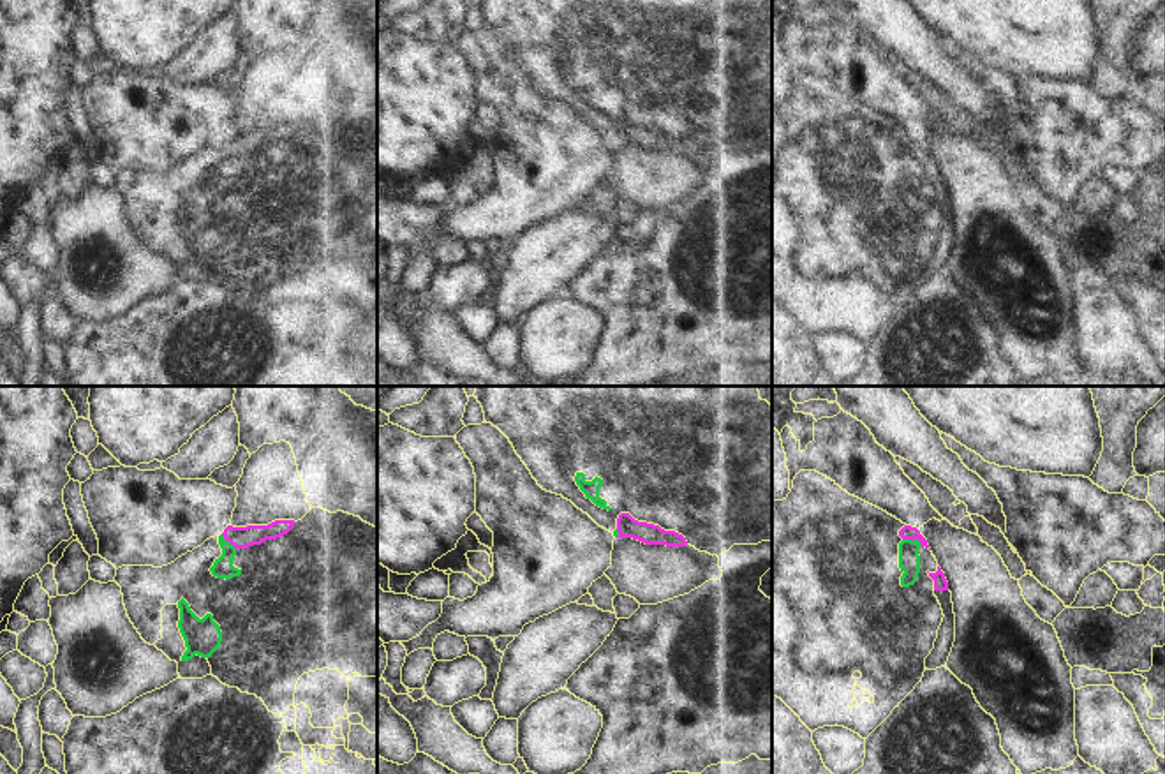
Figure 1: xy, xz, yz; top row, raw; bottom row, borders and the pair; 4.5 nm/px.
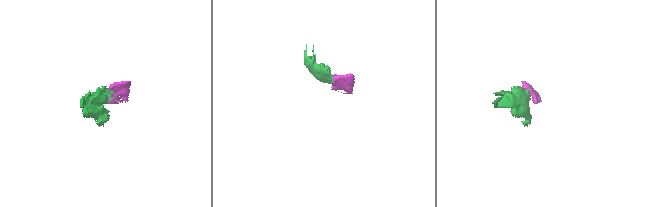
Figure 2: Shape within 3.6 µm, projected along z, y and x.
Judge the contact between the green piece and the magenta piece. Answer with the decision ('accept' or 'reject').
reject

